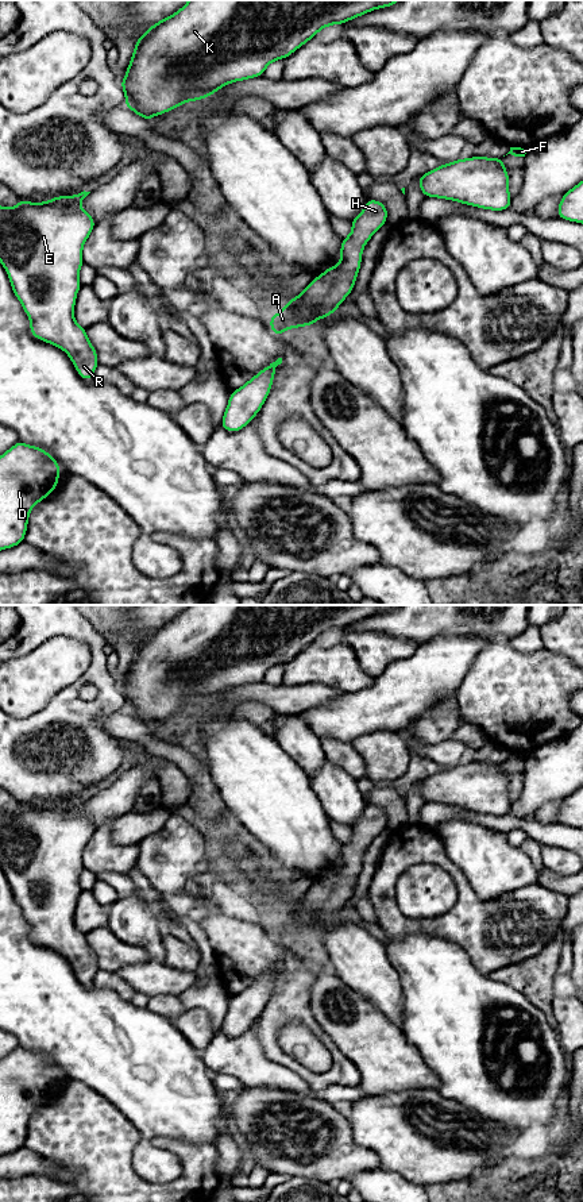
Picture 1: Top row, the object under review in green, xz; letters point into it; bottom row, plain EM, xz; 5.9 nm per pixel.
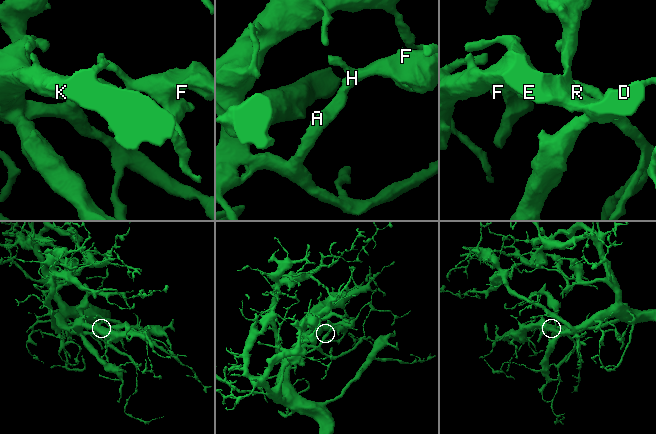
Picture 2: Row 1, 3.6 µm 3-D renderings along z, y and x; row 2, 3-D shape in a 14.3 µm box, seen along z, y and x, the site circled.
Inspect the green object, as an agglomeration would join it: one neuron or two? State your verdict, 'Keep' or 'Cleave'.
Keep

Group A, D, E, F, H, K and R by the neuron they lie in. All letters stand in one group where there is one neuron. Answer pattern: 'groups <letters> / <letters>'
groups A D E F H K R

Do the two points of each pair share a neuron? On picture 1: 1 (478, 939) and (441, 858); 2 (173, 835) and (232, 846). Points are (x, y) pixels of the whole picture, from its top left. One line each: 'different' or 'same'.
1: same
2: different

